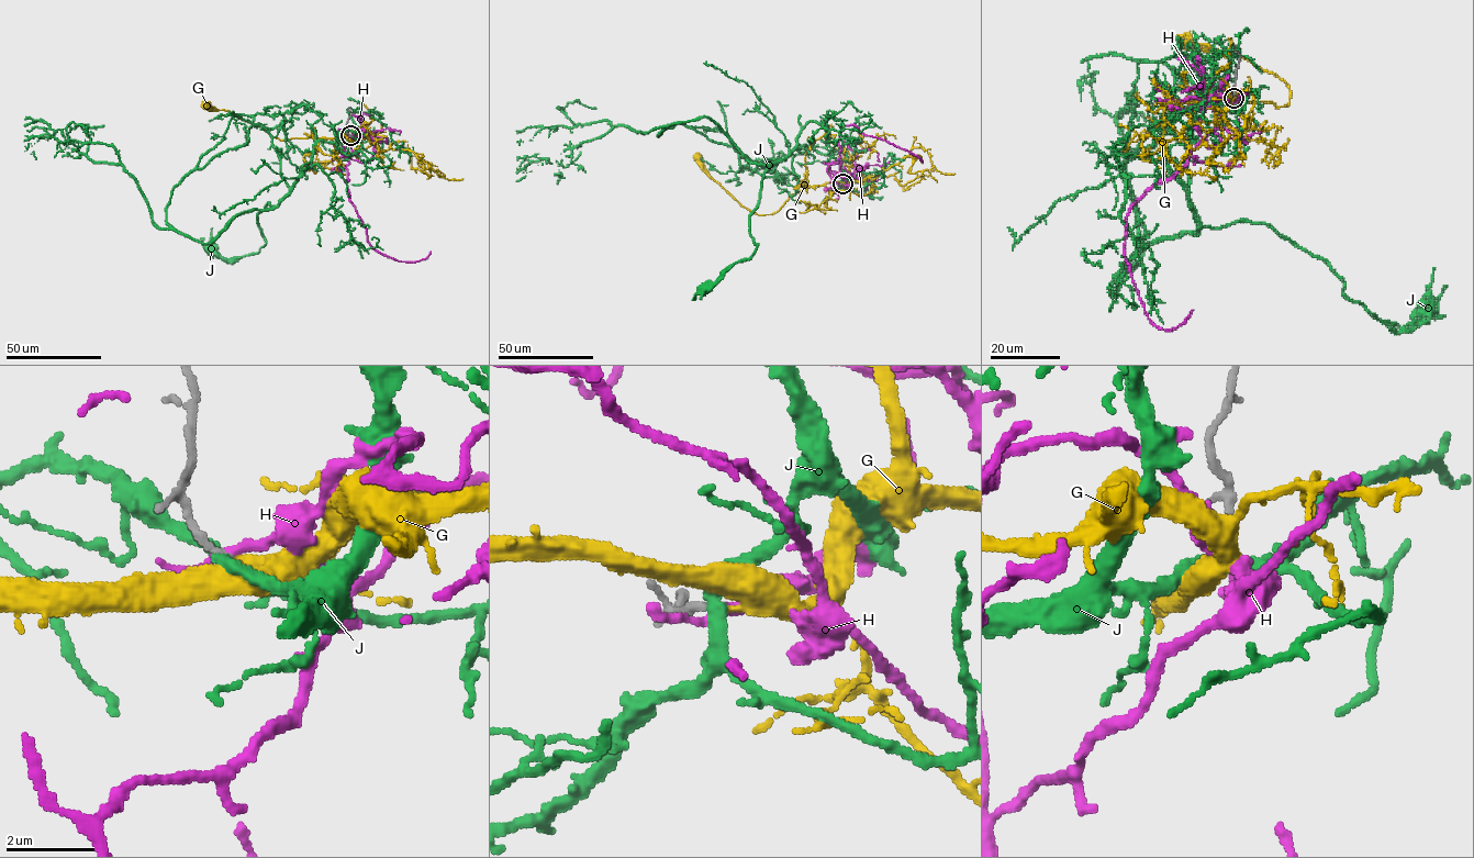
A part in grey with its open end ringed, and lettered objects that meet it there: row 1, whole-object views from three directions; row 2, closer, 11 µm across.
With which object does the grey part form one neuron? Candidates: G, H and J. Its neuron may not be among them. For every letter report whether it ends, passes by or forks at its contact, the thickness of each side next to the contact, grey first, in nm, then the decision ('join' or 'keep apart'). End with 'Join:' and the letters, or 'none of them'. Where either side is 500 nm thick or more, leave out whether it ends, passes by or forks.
G: it ends there; 180 nm thick on the grey side, 400 nm on the other; join
H: it passes by; 190 nm thick on the grey side, 190 nm on the other; keep apart
J: it passes by; 190 nm thick on the grey side, 280 nm on the other; keep apart
Join: G

